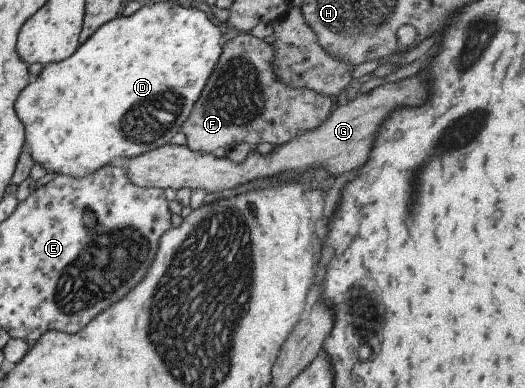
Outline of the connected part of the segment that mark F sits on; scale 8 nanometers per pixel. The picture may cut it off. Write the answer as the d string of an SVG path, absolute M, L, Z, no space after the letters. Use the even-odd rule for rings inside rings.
M240 33L221 47L217 63L210 72L194 102L181 132L191 151L212 153L218 148L226 152L240 142L255 147L260 142L274 146L294 135L317 127L332 110L328 95L318 94L306 87L286 86L273 71L275 48L263 39Z

